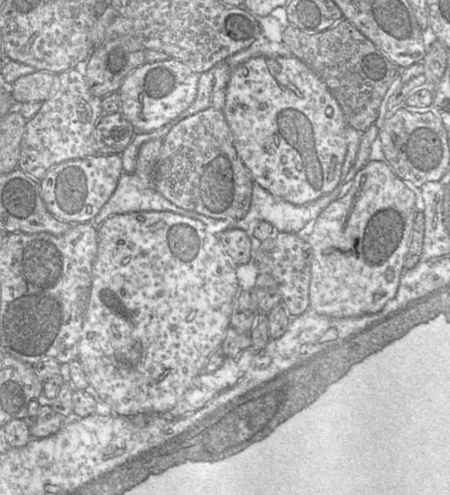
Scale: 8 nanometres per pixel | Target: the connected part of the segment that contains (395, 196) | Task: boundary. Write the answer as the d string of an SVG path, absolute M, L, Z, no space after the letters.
M367 161L363 168L357 172L352 185L344 195L330 203L304 235L304 240L310 251L309 309L331 318L358 317L380 311L396 293L400 277L404 272L403 263L410 245L416 213L414 187L401 180L386 161Z

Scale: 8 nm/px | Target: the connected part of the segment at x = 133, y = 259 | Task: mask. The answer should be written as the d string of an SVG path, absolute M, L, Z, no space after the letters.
M173 212L121 213L106 219L97 227L97 255L93 264L91 290L84 314L78 345L78 361L89 382L89 389L98 397L98 411L109 412L112 417L134 414L157 414L172 408L193 380L202 373L210 356L224 340L233 305L240 294L237 265L225 251L219 237L194 218Z

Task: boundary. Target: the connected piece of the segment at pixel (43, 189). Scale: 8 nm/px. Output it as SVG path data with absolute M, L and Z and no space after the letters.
M121 154L65 161L50 168L39 181L41 197L46 209L57 219L72 225L89 223L115 191L122 173Z

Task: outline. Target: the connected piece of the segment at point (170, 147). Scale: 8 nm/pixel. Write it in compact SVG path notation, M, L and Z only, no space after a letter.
M211 106L170 129L152 175L152 187L171 203L215 219L243 218L250 207L253 182L233 146L223 110Z

